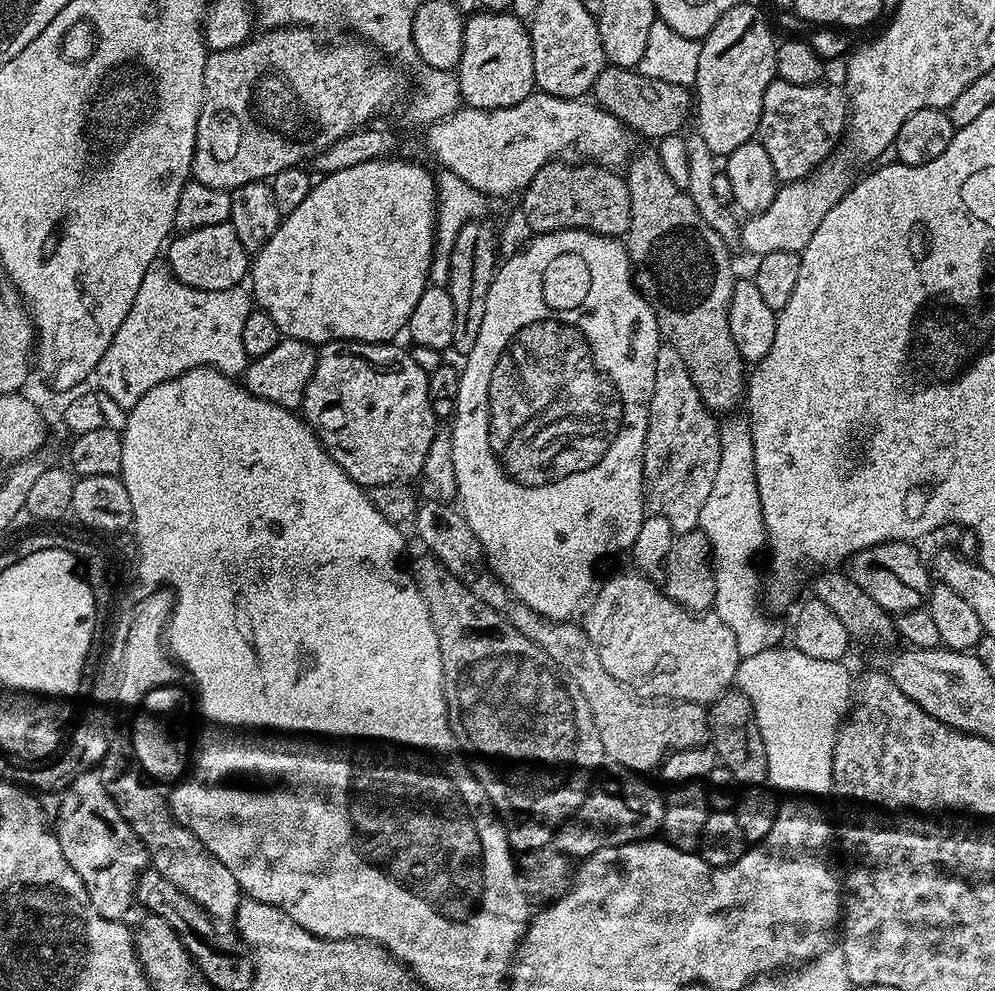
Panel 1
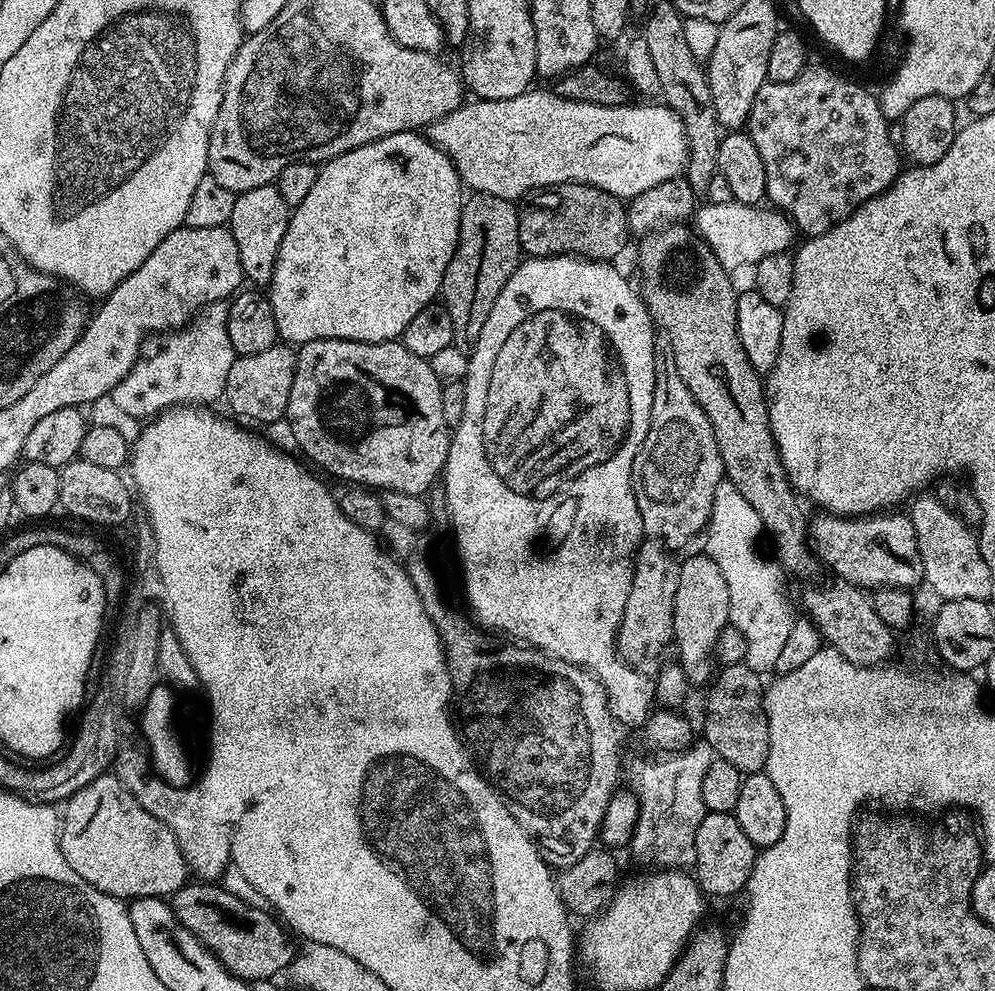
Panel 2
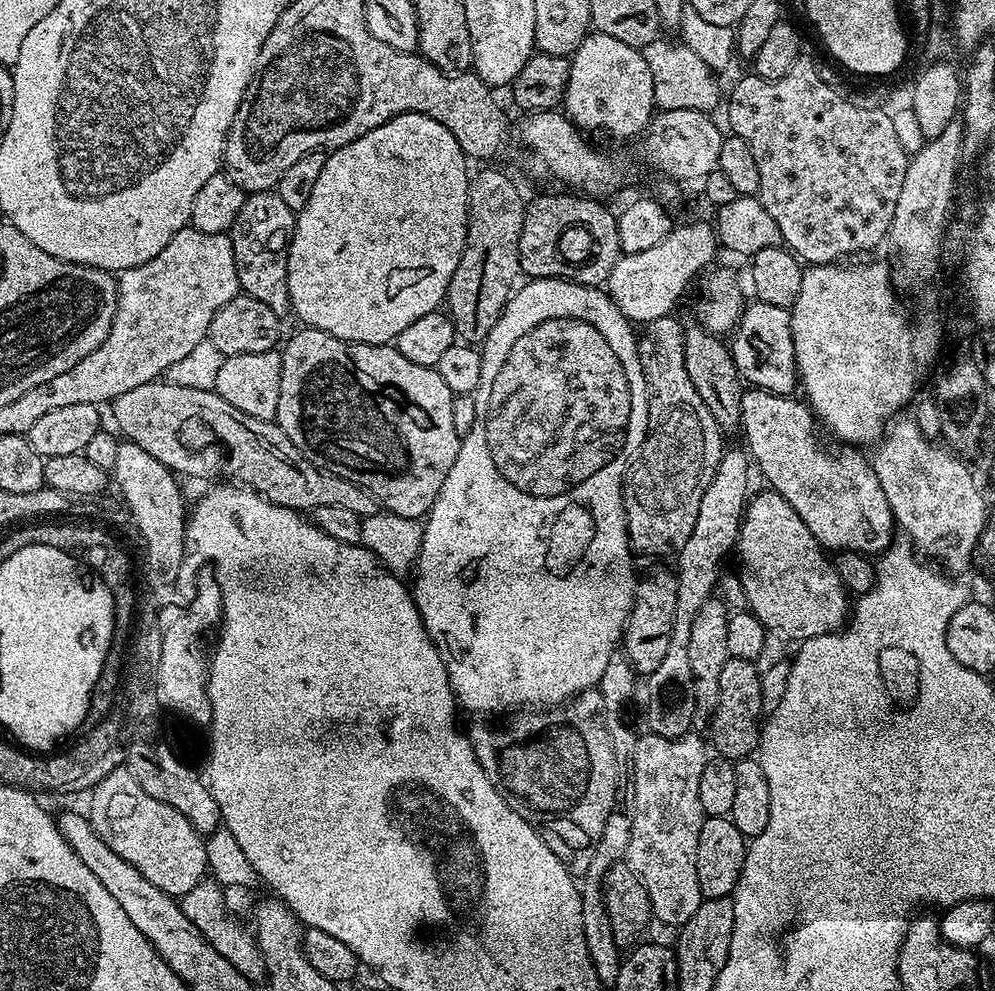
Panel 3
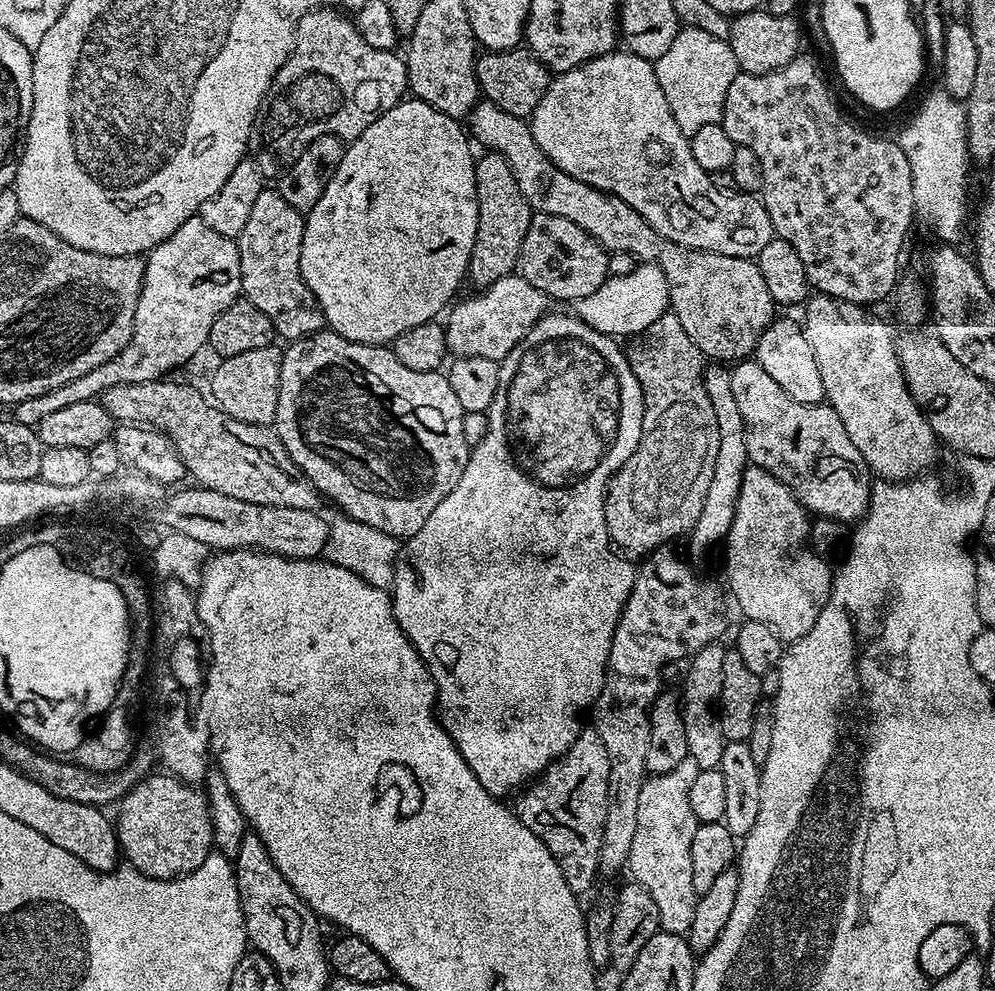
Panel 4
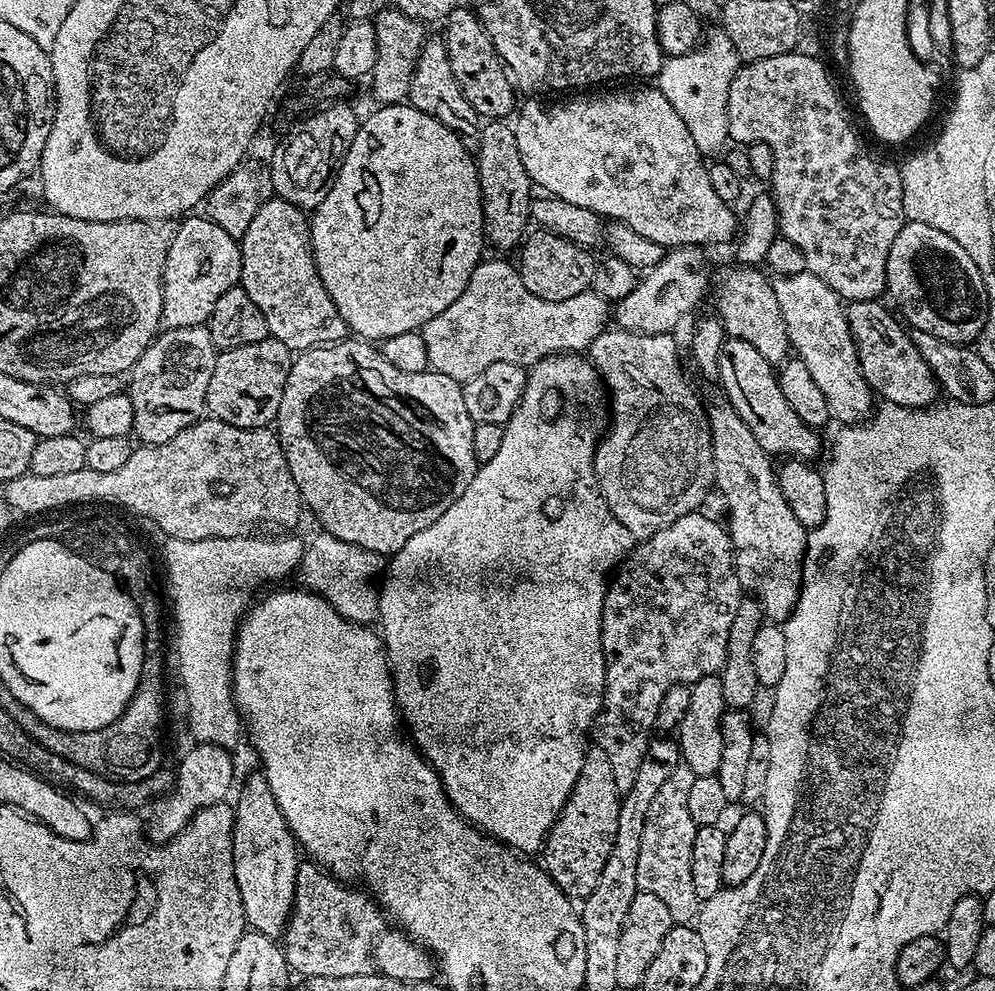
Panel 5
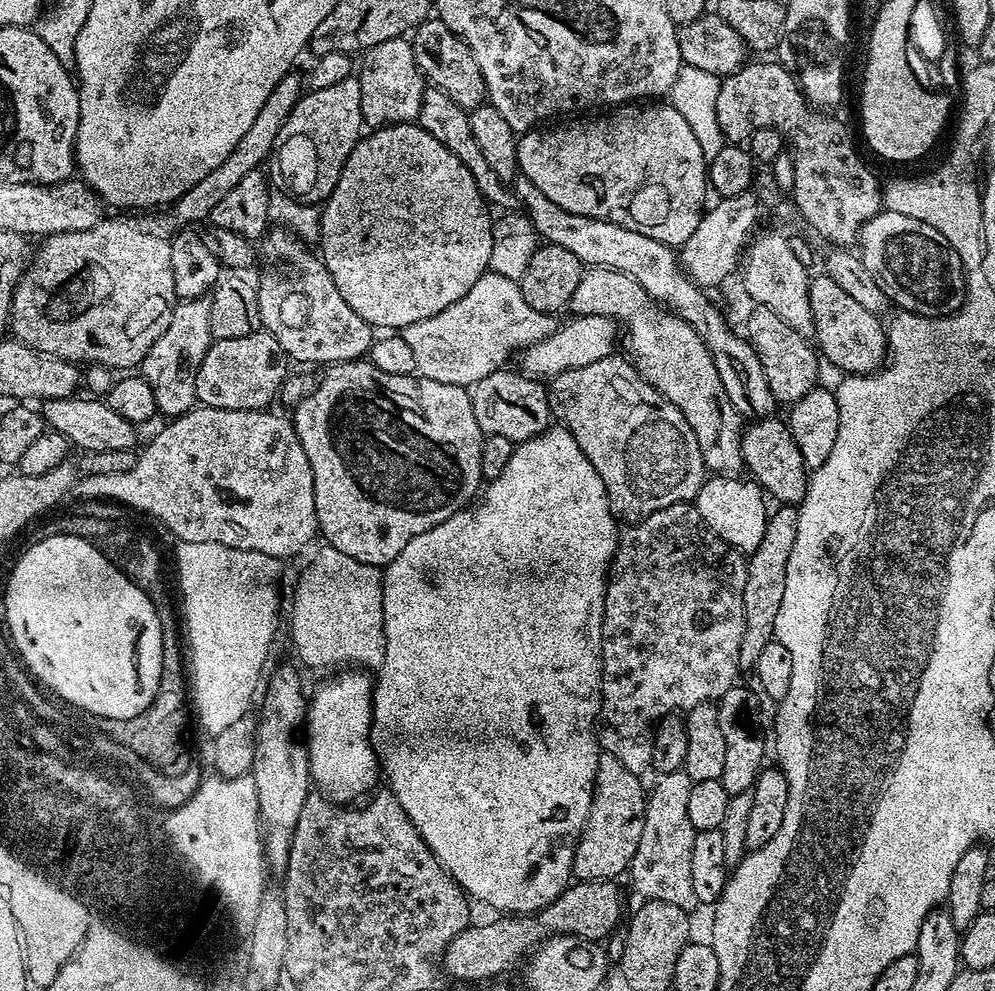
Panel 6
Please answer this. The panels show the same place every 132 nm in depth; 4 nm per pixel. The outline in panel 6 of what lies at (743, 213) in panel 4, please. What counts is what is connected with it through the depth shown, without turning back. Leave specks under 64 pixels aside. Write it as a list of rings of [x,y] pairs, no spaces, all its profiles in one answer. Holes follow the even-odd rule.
[[[631,102],[613,107],[607,114],[609,116],[600,116],[597,120],[592,121],[584,120],[581,124],[564,124],[561,128],[540,126],[531,132],[523,133],[516,141],[516,153],[520,163],[519,175],[530,178],[530,182],[534,182],[534,186],[538,186],[538,190],[542,190],[542,194],[546,194],[546,198],[550,198],[550,202],[562,206],[562,210],[570,210],[570,214],[586,214],[590,218],[609,220],[618,226],[638,230],[638,234],[646,234],[646,238],[654,238],[663,244],[683,246],[686,238],[690,238],[690,234],[694,234],[698,222],[704,216],[706,211],[704,199],[710,196],[708,165],[689,122],[686,122],[678,110],[672,108],[668,102]]]

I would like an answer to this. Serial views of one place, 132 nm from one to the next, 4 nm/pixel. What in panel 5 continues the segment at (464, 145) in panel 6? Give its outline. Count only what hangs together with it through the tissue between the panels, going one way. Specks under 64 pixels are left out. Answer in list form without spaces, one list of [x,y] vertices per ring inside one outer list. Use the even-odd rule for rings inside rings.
[[[425,39],[422,54],[418,54],[418,66],[414,70],[414,78],[410,82],[407,103],[412,104],[422,114],[430,114],[430,118],[438,118],[450,130],[460,135],[465,142],[476,142],[480,138],[482,118],[466,102],[466,94],[462,94],[462,86],[454,79],[454,70],[450,67],[450,58],[446,54],[443,39]]]

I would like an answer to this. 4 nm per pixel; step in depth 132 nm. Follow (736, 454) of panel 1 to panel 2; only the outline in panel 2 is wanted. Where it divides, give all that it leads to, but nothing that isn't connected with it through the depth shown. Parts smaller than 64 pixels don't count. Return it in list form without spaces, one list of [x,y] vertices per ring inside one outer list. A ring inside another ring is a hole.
[[[726,478],[721,480],[718,490],[714,490],[714,506],[708,519],[706,555],[718,562],[718,570],[722,570],[722,578],[726,578],[730,589],[728,622],[731,627],[742,630],[746,638],[744,663],[761,674],[773,671],[798,617],[796,612],[792,613],[791,598],[784,593],[784,569],[771,555],[760,553],[760,536],[762,540],[764,535],[762,518],[758,518],[754,506],[738,494],[738,486]]]

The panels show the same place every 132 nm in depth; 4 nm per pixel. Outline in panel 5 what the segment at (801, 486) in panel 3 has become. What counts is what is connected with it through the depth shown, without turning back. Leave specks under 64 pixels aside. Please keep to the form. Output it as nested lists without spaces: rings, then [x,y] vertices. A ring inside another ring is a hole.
[[[725,339],[720,351],[720,379],[719,387],[724,387],[727,403],[750,426],[750,434],[773,458],[795,458],[803,461],[811,461],[811,456],[820,452],[820,435],[817,429],[811,428],[794,410],[790,410],[790,402],[780,389],[780,381],[774,371],[774,365],[766,362],[750,342]],[[780,456],[780,457],[779,457]]]

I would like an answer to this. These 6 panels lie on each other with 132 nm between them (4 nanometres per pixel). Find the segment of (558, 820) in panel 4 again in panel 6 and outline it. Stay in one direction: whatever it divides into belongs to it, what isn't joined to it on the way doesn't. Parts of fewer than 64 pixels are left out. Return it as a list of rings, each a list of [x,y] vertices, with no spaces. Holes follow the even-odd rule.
[[[601,751],[590,814],[574,854],[572,874],[577,881],[616,880],[632,867],[632,859],[642,839],[642,822],[648,805],[646,784],[637,773],[626,770],[618,758]]]

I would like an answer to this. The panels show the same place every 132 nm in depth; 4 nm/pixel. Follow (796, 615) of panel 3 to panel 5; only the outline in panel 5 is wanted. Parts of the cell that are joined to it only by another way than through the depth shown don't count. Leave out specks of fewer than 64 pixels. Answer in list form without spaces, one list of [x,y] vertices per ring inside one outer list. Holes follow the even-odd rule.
[[[721,402],[713,408],[711,405],[707,413],[714,446],[714,484],[718,492],[720,488],[721,494],[724,495],[724,504],[728,507],[726,527],[728,537],[732,540],[732,565],[736,568],[738,582],[745,593],[751,594],[760,603],[760,608],[769,621],[783,622],[796,609],[801,595],[809,529],[798,522],[794,511],[787,505],[777,480],[777,469],[772,466],[773,457],[769,456],[766,450],[762,450],[762,446],[758,446],[754,434],[750,434],[750,426],[742,422],[738,410],[734,410],[727,402]]]

